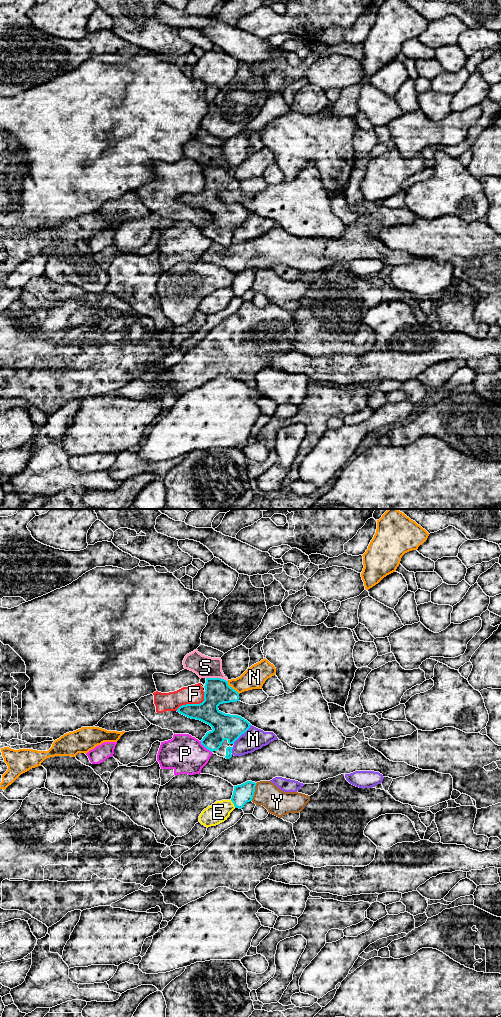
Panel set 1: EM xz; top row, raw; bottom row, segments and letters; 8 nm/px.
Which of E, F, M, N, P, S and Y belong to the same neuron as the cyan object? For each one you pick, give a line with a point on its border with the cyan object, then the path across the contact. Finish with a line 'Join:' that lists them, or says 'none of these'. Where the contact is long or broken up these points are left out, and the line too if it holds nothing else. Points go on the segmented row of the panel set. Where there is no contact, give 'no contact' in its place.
Join: none of these

